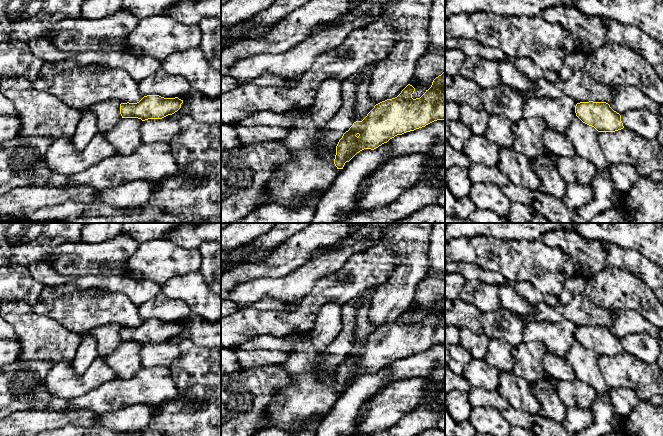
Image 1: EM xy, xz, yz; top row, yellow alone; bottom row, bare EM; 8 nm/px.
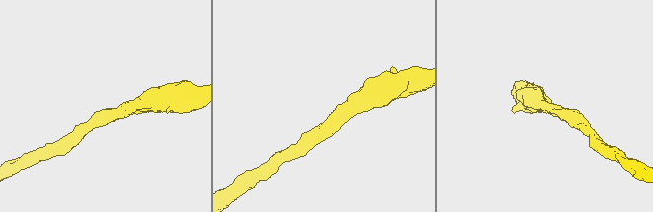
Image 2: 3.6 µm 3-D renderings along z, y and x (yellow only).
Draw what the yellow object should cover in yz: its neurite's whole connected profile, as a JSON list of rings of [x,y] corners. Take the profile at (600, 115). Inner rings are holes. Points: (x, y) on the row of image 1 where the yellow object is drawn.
[[[580,102],[575,106],[576,116],[598,132],[615,132],[624,128],[621,115],[606,102]]]

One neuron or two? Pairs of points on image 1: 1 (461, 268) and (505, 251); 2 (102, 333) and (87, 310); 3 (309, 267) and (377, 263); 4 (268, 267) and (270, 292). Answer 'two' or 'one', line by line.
1: two
2: two
3: two
4: two

